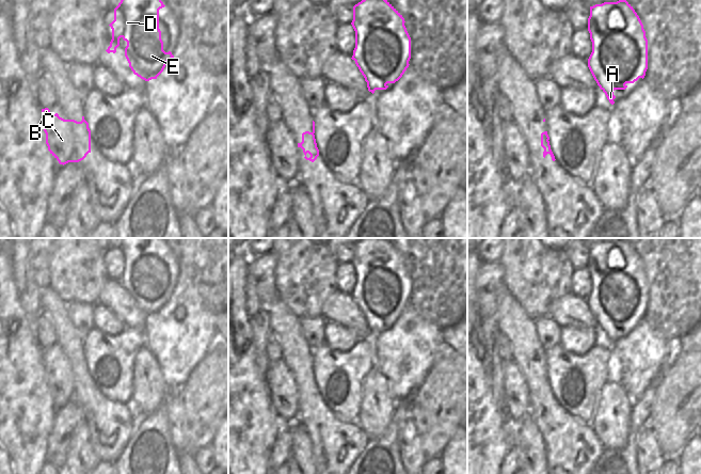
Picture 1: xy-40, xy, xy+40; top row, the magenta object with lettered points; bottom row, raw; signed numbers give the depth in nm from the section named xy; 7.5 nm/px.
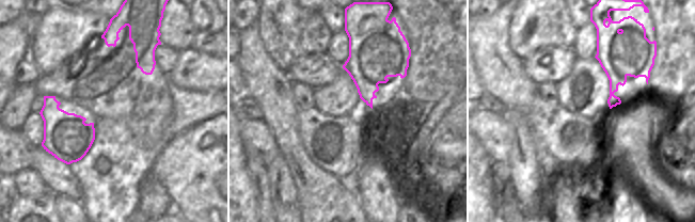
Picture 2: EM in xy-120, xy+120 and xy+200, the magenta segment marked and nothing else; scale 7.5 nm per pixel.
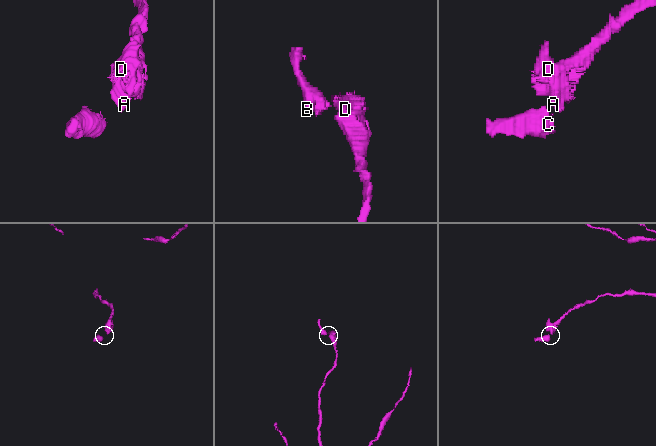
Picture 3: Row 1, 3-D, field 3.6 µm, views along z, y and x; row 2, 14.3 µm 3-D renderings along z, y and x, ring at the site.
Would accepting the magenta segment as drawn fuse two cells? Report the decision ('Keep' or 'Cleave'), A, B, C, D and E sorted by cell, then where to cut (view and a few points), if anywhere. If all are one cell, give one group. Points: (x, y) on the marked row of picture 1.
Keep. Groups: A B C D E. No split

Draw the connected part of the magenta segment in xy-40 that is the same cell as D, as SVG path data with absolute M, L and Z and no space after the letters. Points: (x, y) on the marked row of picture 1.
M121 0L114 9L114 20L109 25L112 40L106 50L116 52L120 38L127 42L125 57L134 75L145 81L157 79L174 56L163 50L159 29L161 0Z

